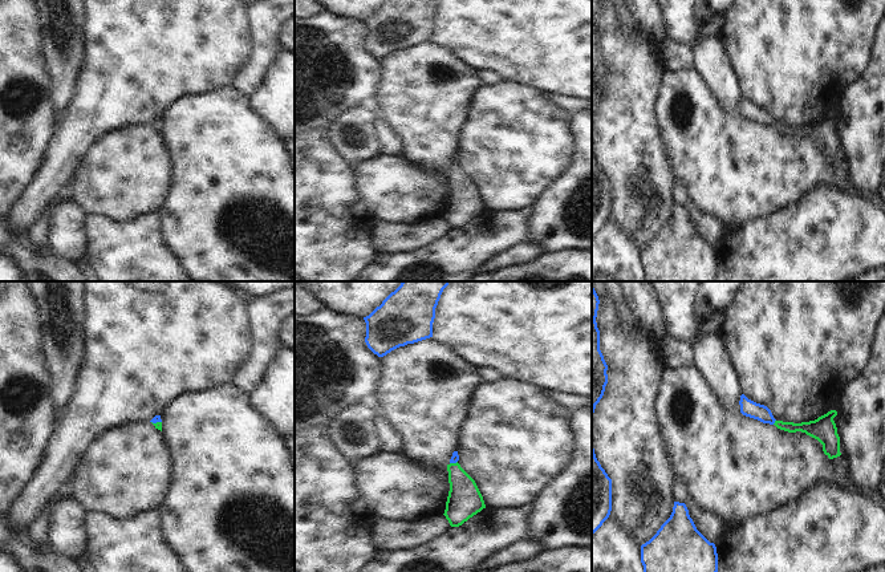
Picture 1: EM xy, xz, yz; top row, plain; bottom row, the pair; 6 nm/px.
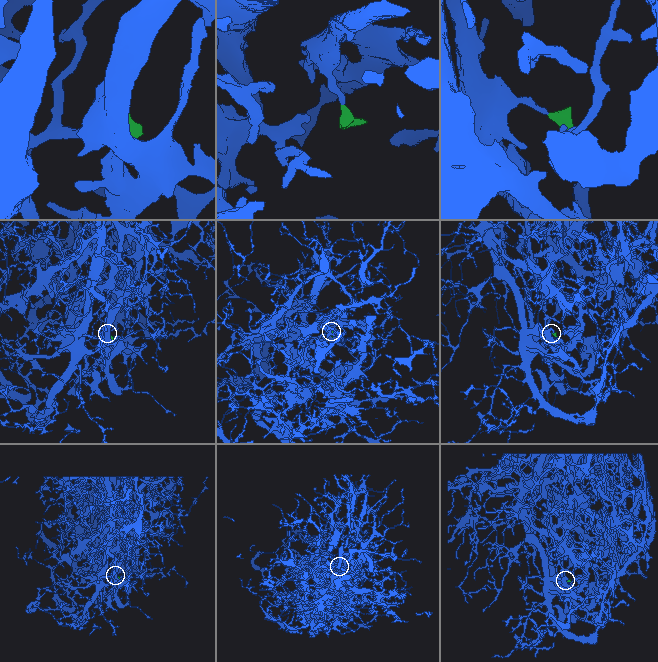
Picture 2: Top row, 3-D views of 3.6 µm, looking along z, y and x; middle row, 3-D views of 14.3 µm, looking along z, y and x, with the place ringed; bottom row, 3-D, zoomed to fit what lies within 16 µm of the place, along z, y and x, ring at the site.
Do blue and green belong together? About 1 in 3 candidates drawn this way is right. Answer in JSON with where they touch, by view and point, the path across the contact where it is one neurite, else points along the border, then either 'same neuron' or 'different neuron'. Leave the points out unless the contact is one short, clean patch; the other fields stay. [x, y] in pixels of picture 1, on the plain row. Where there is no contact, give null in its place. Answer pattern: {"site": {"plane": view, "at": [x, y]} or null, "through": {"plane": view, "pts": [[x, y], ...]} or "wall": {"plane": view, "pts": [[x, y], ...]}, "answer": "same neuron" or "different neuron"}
{"site": {"plane": "yz", "at": [774, 125]}, "through": {"plane": "yz", "pts": [[748, 110], [760, 114], [774, 125], [791, 130], [814, 132]]}, "answer": "same neuron"}

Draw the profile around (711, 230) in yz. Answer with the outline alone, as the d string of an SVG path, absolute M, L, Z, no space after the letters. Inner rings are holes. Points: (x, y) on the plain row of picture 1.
M693 203L686 206L689 218L693 222L697 232L710 244L716 246L724 232L724 224L714 219L711 215L701 212Z

